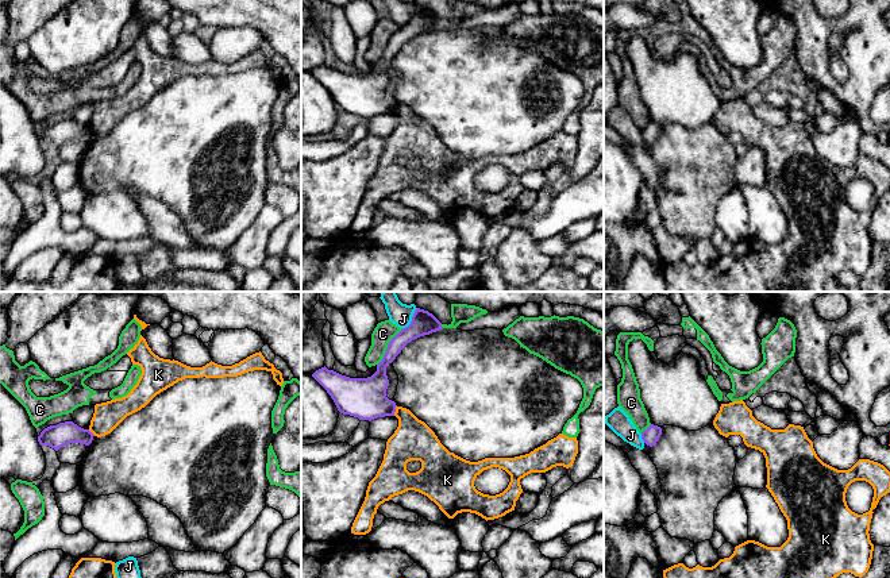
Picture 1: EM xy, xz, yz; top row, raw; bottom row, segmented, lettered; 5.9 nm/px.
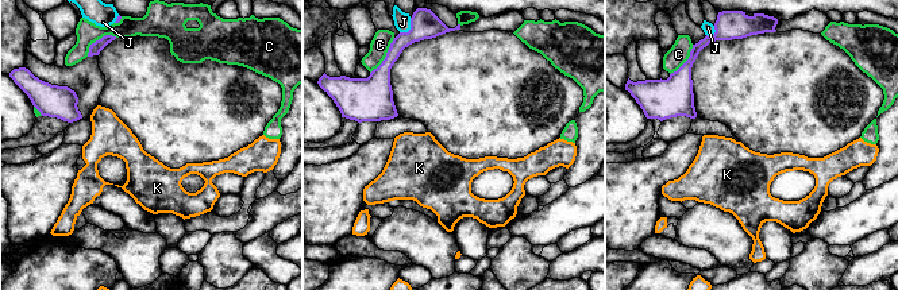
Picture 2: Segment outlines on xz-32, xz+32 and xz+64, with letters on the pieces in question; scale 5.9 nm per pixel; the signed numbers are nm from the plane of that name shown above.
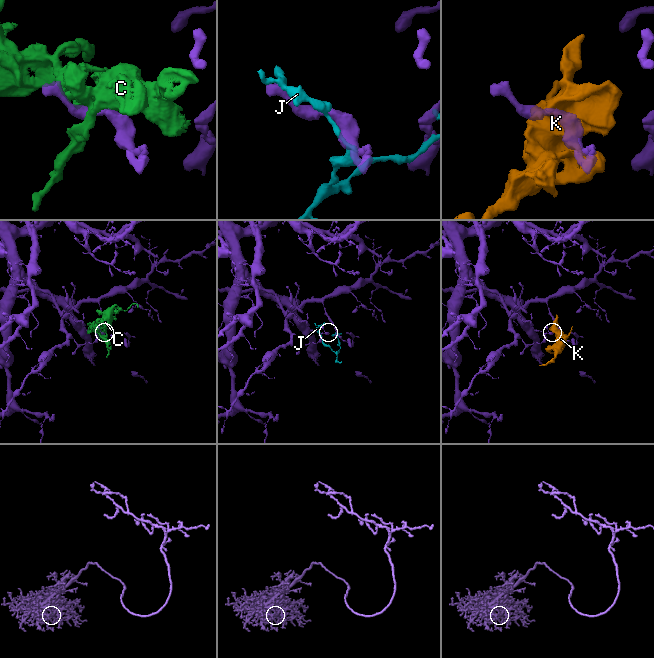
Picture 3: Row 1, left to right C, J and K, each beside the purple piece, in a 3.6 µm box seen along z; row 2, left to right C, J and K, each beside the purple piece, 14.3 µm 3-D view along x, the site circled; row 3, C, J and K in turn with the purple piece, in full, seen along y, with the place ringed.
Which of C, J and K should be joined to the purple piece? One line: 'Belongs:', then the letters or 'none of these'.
Belongs: none of these

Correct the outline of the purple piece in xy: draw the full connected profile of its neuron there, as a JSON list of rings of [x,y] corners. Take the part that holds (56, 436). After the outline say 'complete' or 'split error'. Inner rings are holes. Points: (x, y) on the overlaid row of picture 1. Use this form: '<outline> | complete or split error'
[[[65,421],[45,428],[38,436],[38,442],[41,446],[49,446],[58,451],[61,447],[70,443],[89,446],[93,436],[95,435],[89,429],[84,429],[73,421]]] | complete

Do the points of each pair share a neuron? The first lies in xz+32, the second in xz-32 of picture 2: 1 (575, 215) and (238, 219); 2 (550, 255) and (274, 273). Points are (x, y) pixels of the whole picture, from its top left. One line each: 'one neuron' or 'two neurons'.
1: two neurons
2: one neuron

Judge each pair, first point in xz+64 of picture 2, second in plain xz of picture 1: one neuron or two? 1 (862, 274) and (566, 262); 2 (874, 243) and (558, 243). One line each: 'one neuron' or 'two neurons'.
1: one neuron
2: two neurons

